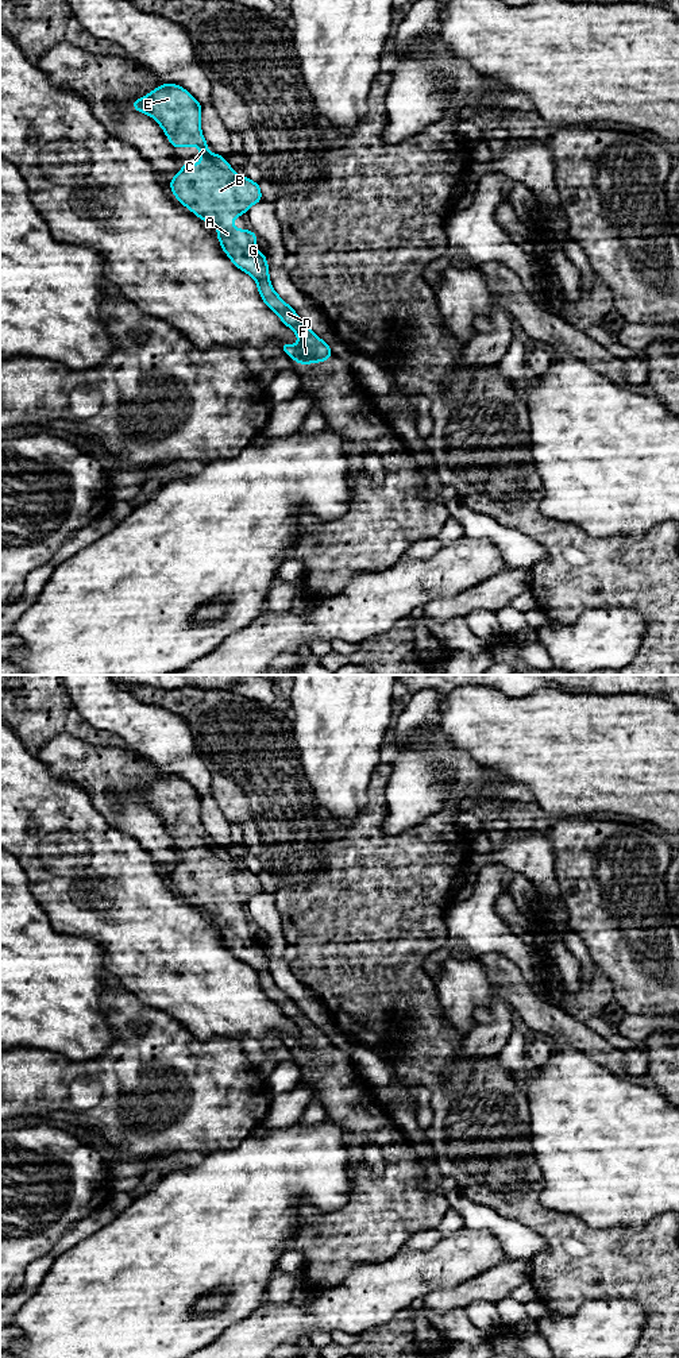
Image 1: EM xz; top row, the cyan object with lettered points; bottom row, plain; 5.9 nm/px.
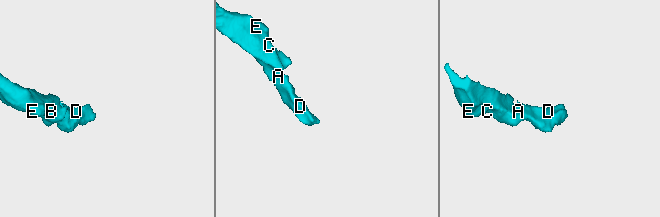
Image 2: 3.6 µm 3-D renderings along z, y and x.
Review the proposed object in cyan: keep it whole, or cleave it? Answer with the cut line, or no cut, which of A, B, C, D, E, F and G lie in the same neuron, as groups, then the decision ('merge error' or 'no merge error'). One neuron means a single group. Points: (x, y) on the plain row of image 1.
cut none; groups A B C D E F G; no merge error

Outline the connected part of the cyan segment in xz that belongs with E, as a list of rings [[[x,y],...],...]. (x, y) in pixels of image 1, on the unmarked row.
[[[163,775],[131,796],[155,810],[174,840],[200,838],[202,852],[198,856],[182,853],[182,861],[173,868],[169,879],[196,907],[220,918],[216,926],[223,942],[256,972],[265,995],[296,1023],[298,1035],[282,1034],[283,1043],[300,1056],[328,1052],[331,1038],[274,983],[266,948],[255,940],[258,927],[252,922],[234,919],[236,907],[262,892],[261,877],[246,867],[239,868],[224,848],[207,842],[209,836],[201,826],[201,795],[186,780]]]

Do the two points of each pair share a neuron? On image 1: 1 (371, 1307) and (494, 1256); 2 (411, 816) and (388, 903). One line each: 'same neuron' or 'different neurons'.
1: same neuron
2: different neurons

